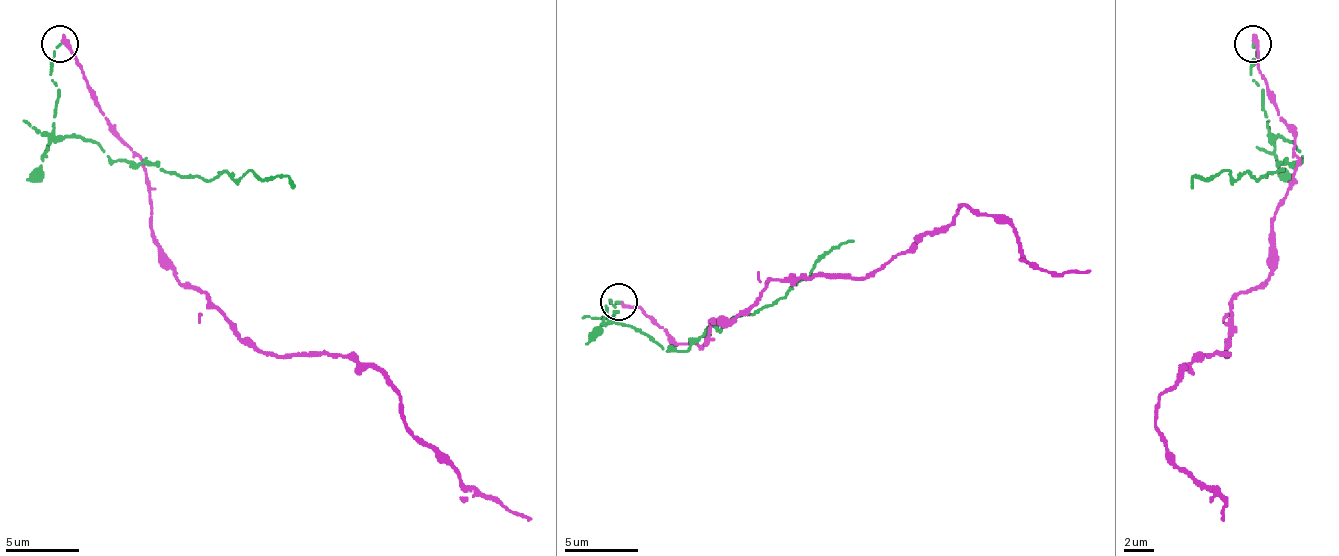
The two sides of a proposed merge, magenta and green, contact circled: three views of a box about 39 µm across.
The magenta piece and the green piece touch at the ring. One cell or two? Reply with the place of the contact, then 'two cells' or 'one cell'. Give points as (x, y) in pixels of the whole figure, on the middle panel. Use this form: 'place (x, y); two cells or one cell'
place (618, 301); two cells

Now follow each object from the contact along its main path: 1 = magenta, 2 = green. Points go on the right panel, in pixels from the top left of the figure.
1: (1251, 41), (1296, 136), (1273, 272), (1229, 305), (1229, 356), (1160, 397), (1156, 430), (1222, 518)
2: (1251, 44), (1270, 132), (1303, 162), (1259, 180), (1222, 169), (1193, 177), (1193, 188)

